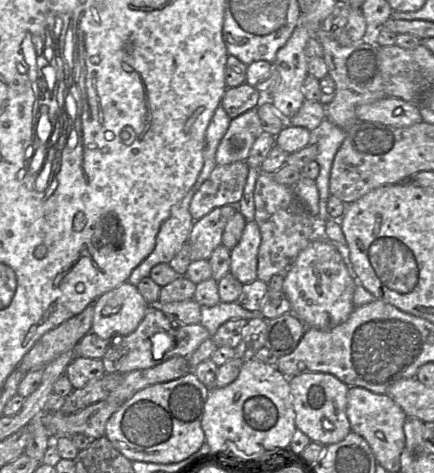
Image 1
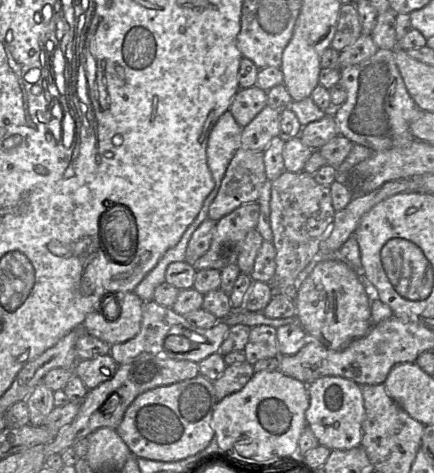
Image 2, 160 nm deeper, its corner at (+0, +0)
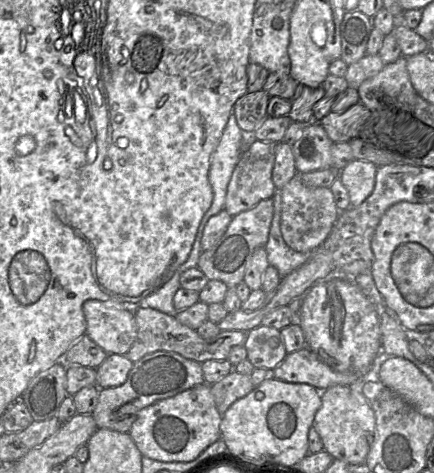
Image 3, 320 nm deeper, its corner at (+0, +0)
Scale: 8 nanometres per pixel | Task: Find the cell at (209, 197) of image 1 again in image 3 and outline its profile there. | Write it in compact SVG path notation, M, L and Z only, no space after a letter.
M258 140L247 143L227 188L224 210L232 217L250 210L260 201L271 199L274 196L276 189L272 179L272 170L275 162L275 147L276 144Z

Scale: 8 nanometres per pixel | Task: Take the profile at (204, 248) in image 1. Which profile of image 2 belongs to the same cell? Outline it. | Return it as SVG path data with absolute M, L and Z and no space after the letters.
M251 202L241 205L230 214L216 221L208 251L193 264L196 271L204 269L218 269L221 271L231 264L237 264L243 241L248 232L257 228L259 215L259 204L257 202Z

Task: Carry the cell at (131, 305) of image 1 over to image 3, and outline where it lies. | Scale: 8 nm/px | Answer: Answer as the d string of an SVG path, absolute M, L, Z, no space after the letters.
M87 300L82 308L86 319L85 334L107 354L126 355L137 337L135 310L99 300Z

